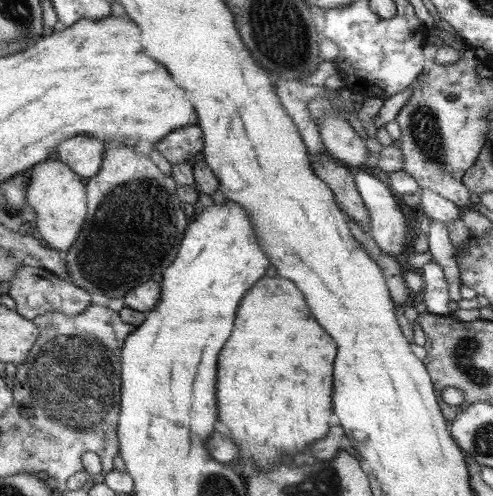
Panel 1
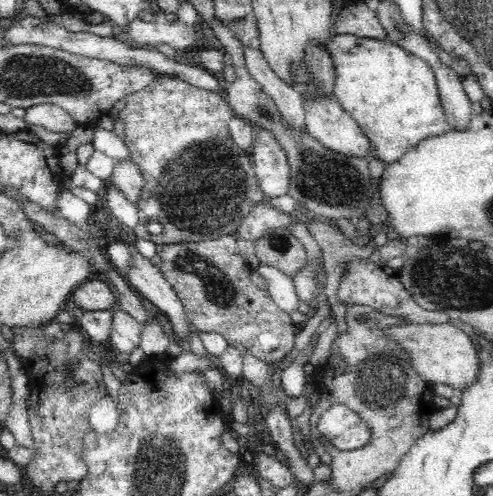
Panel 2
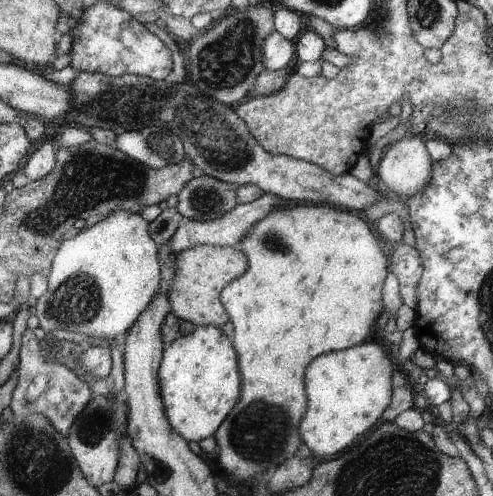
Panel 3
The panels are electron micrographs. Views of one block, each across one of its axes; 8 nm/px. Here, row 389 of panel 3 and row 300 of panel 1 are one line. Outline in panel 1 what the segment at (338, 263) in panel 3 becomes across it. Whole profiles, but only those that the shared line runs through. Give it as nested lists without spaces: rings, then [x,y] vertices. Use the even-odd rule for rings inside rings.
[[[273,276],[273,278],[261,278],[261,282],[257,282],[249,294],[245,294],[245,300],[241,302],[241,310],[237,310],[237,330],[233,330],[233,338],[229,338],[229,346],[225,346],[225,350],[221,350],[221,366],[217,366],[217,398],[221,398],[221,422],[229,428],[229,434],[233,438],[233,442],[237,442],[241,456],[235,462],[237,472],[249,476],[253,470],[261,470],[265,468],[265,464],[271,464],[273,460],[281,460],[281,454],[289,454],[295,460],[307,450],[307,446],[311,446],[313,442],[325,438],[329,432],[329,416],[331,416],[331,406],[333,406],[333,394],[331,394],[331,364],[337,358],[337,350],[335,350],[335,342],[331,340],[331,336],[327,336],[323,332],[323,328],[311,318],[309,314],[309,306],[303,302],[305,296],[301,296],[301,290],[291,284],[289,280],[281,278],[281,276]]]

